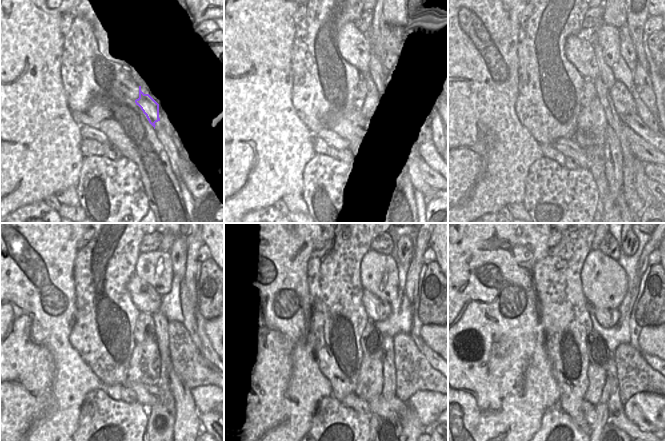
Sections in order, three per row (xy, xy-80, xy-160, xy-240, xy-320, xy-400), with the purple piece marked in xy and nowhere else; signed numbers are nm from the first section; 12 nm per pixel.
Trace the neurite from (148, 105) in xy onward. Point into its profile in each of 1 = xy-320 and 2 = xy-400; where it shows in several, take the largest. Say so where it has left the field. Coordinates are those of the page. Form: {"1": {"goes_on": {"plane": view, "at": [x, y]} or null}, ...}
{"1": {"goes_on": {"plane": "xy-320", "at": [389, 424]}}, "2": {"goes_on": {"plane": "xy-400", "at": [608, 426]}}}

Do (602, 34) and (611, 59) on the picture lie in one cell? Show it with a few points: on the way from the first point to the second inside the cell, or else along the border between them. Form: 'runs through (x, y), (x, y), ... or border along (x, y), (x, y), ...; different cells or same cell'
runs through (608, 40), (611, 53); same cell

